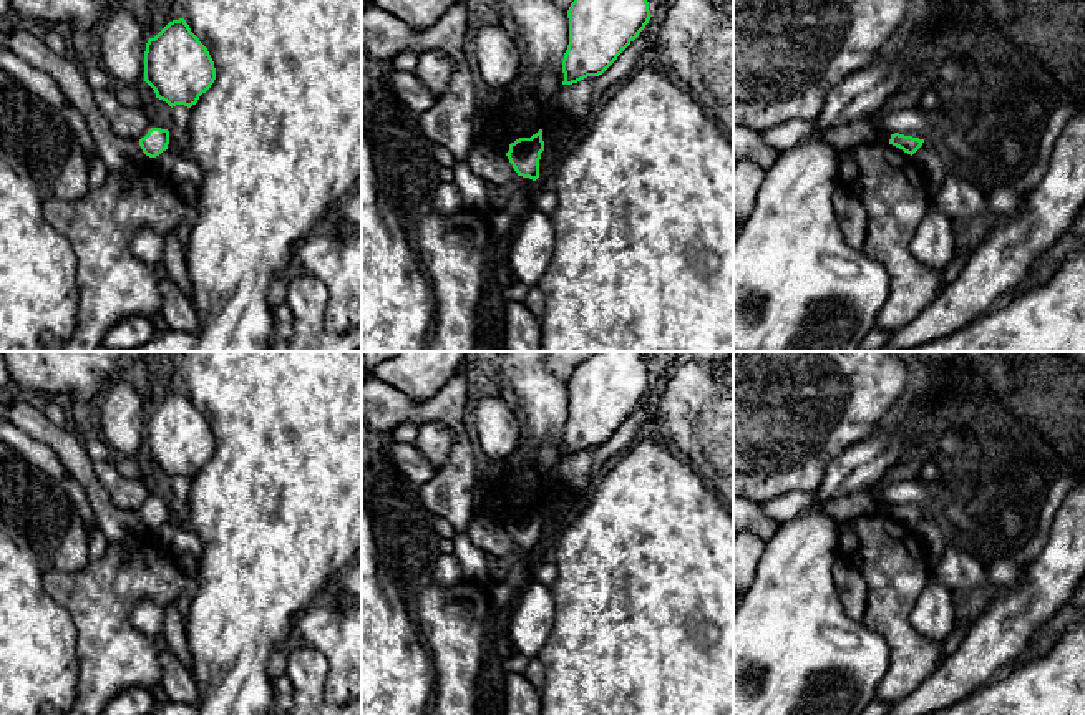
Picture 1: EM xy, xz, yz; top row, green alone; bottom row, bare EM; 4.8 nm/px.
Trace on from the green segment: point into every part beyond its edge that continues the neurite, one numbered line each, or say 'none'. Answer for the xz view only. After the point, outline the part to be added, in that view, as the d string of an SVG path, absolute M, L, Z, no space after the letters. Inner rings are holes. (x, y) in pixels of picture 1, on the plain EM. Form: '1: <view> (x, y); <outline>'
none

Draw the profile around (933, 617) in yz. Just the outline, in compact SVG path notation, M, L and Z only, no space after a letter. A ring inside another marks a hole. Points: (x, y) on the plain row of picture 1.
M924 513L912 529L927 564L927 582L914 606L911 624L927 640L946 642L954 627L952 591L936 576L947 546L946 534L929 513Z

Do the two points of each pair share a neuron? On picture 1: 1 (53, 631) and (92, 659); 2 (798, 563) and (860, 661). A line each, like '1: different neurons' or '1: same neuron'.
1: different neurons
2: same neuron

